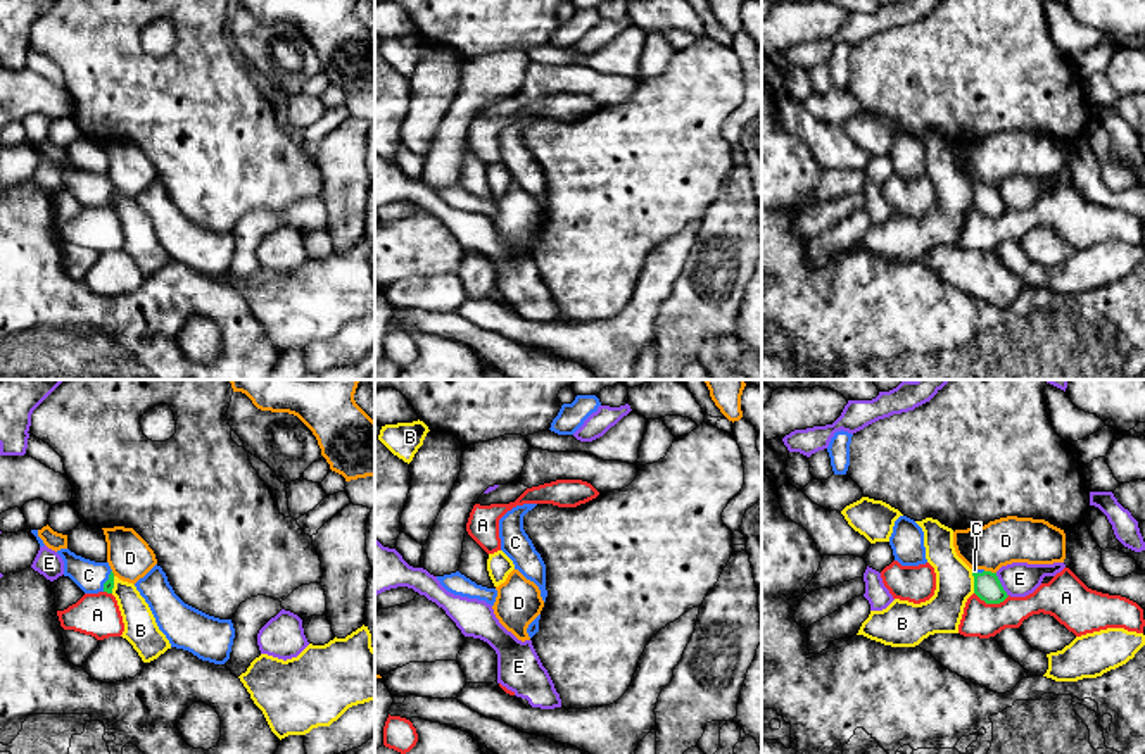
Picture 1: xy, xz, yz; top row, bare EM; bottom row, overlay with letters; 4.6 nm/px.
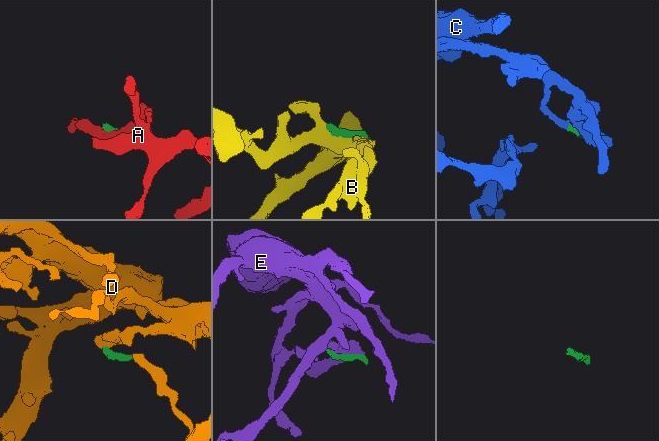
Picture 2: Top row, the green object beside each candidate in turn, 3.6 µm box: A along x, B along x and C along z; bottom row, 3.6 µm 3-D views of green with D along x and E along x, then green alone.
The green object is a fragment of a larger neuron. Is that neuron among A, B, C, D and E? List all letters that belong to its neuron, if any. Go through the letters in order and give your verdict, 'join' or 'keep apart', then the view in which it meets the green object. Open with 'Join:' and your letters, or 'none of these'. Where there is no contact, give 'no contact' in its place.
Join: C
A: keep apart; contact in yz
B: keep apart; contact in yz
C: join; contact in xy
D: keep apart; contact in yz
E: keep apart; contact in yz

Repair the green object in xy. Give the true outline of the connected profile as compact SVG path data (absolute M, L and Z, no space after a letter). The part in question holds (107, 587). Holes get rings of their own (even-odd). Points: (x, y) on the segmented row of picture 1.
M60 549L57 554L64 561L64 576L69 576L85 594L112 594L114 573L109 562L85 559L69 549Z

